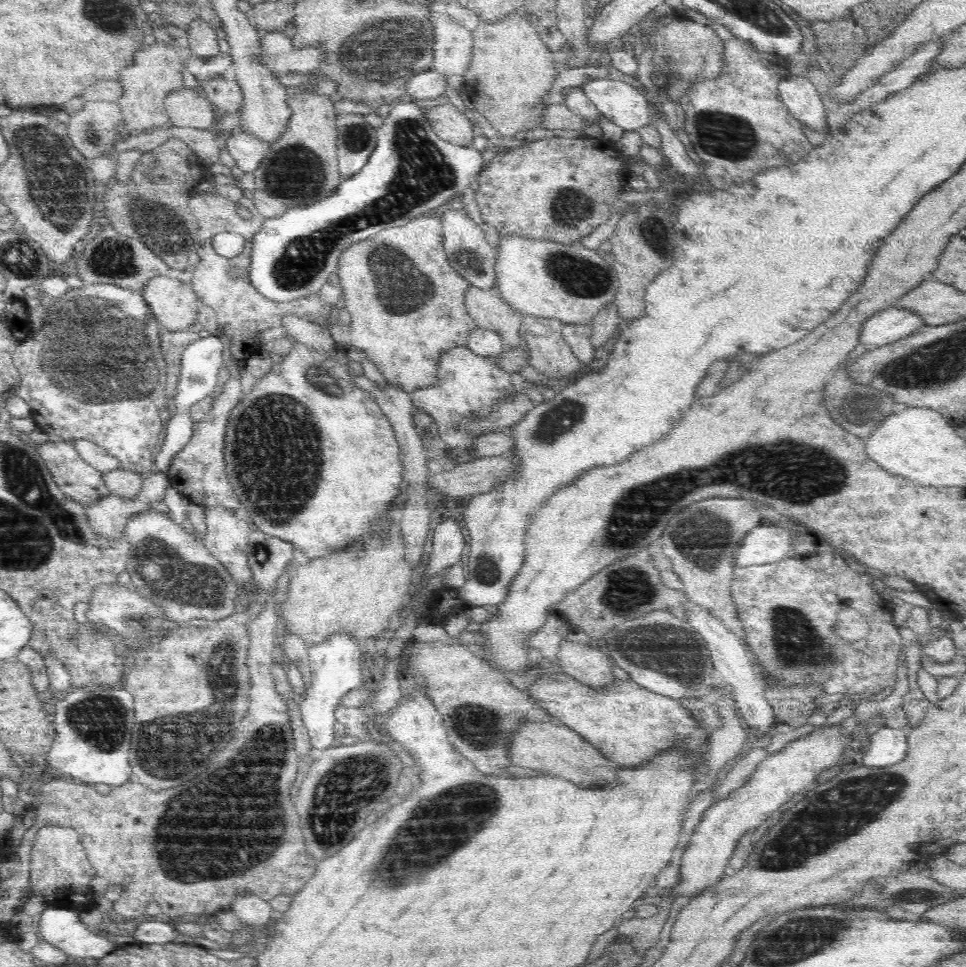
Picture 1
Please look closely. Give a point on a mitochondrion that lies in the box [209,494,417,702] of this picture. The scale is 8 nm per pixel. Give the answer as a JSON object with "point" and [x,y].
{"point":[259,551]}

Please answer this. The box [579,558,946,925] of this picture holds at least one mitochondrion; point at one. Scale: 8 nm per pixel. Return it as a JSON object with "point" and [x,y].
{"point":[832,816]}

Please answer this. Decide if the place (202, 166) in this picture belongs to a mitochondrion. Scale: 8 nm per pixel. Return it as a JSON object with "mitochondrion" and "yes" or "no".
{"mitochondrion":"no"}

